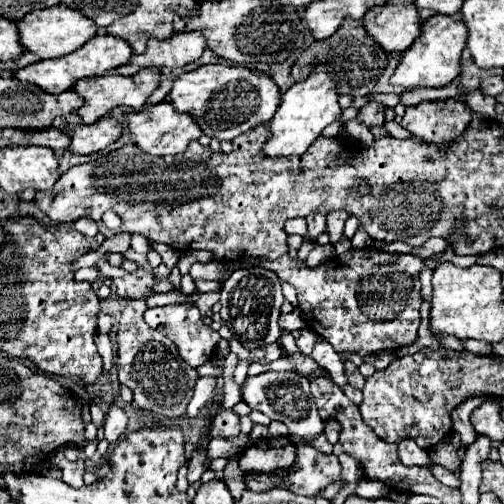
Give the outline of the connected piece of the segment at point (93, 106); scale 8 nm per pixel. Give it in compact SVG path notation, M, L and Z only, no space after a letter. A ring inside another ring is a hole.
M141 70L135 76L121 76L121 74L109 72L103 76L77 80L73 86L73 92L77 92L85 100L85 104L77 110L77 116L81 118L83 124L93 124L101 116L105 116L109 110L113 110L115 106L131 106L131 108L139 110L151 96L151 92L157 88L159 74L161 74L161 70Z

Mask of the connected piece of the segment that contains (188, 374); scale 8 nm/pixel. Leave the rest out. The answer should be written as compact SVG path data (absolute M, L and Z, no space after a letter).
M129 302L121 312L121 322L117 330L117 374L123 386L133 390L133 406L149 410L161 418L185 416L185 408L193 396L197 370L191 368L177 352L177 346L159 330L147 326L143 312L145 302Z

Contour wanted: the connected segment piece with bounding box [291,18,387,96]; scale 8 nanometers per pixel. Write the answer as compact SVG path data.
M345 18L343 24L339 26L339 30L333 36L329 36L325 40L319 40L319 42L313 42L311 48L307 48L303 52L303 56L293 64L291 76L303 80L311 72L311 68L315 64L325 66L327 74L337 84L339 94L367 96L373 90L377 78L381 76L381 72L383 72L383 68L387 64L387 54L383 52L383 48L379 44L373 42L373 38L369 38L369 34L365 32L361 20Z

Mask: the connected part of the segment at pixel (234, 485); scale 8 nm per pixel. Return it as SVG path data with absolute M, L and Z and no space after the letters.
M227 462L227 466L225 466L225 484L229 486L229 490L231 490L231 496L235 498L235 500L239 500L241 498L241 492L245 490L245 484L243 484L243 470L237 466L237 462Z

